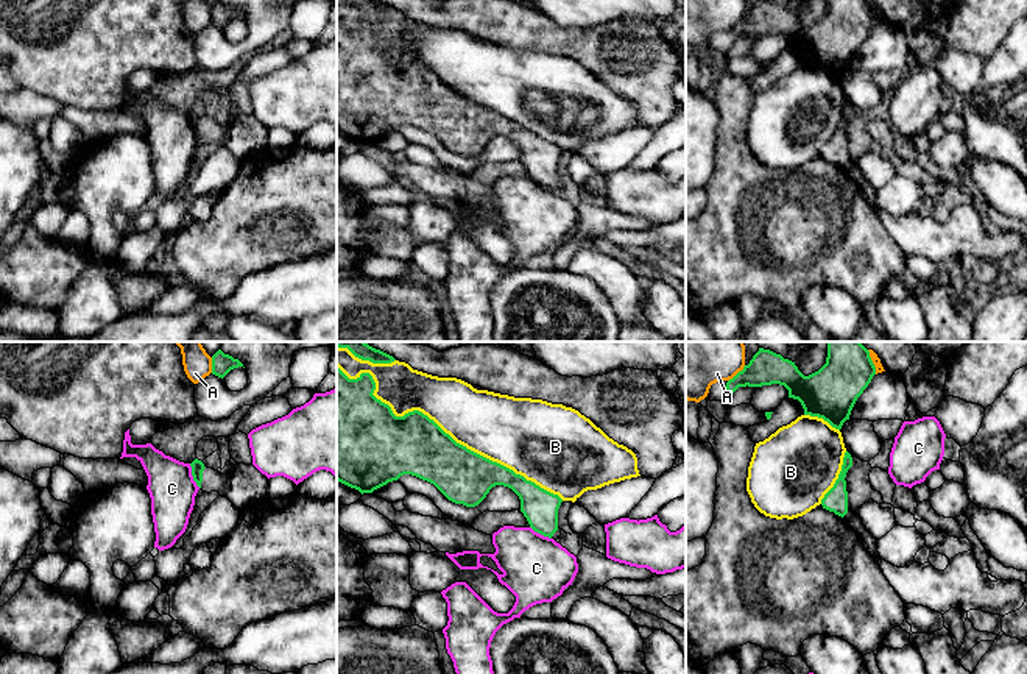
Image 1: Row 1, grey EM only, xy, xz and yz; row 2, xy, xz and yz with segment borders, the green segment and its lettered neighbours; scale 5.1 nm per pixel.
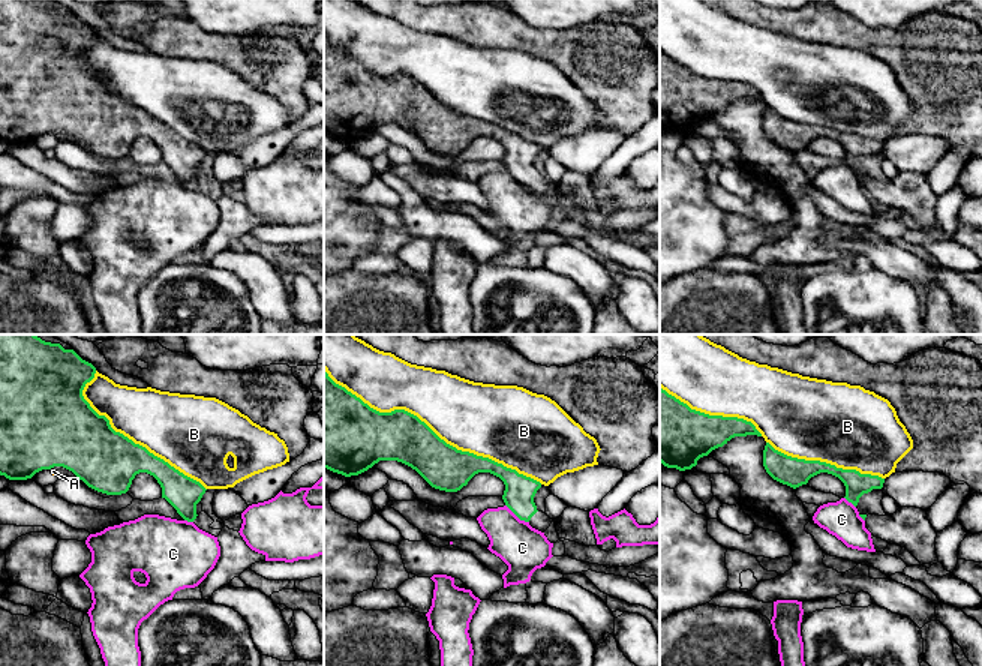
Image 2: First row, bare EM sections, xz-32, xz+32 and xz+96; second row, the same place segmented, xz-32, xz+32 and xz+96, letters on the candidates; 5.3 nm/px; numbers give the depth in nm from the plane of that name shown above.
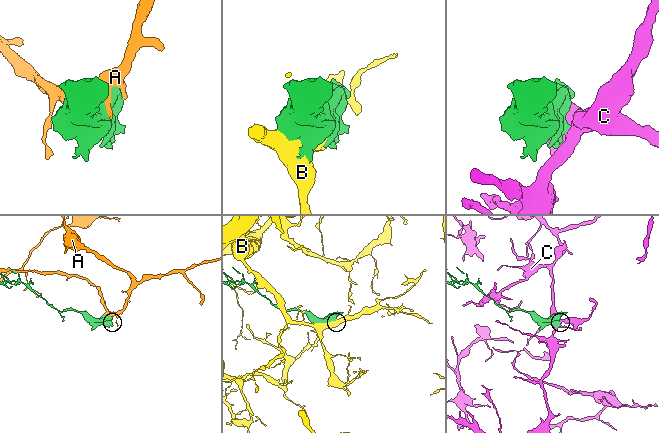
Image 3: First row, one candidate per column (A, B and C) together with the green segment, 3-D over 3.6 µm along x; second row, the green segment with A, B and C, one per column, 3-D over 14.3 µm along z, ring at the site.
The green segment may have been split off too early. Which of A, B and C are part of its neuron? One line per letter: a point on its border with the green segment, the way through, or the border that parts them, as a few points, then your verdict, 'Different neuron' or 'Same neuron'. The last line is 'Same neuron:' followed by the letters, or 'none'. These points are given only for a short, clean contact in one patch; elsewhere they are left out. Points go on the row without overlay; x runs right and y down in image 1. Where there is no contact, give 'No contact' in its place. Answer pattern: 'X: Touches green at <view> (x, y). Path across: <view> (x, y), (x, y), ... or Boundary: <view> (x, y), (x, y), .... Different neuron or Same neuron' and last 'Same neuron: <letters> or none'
A: Touches green at yz (737, 24). Different neuron
B: Touches green at xz (440, 78). Different neuron
C: Touches green at xy (192, 125). Boundary: xy (189, 114), (192, 130), (200, 138). Different neuron
Same neuron: none

